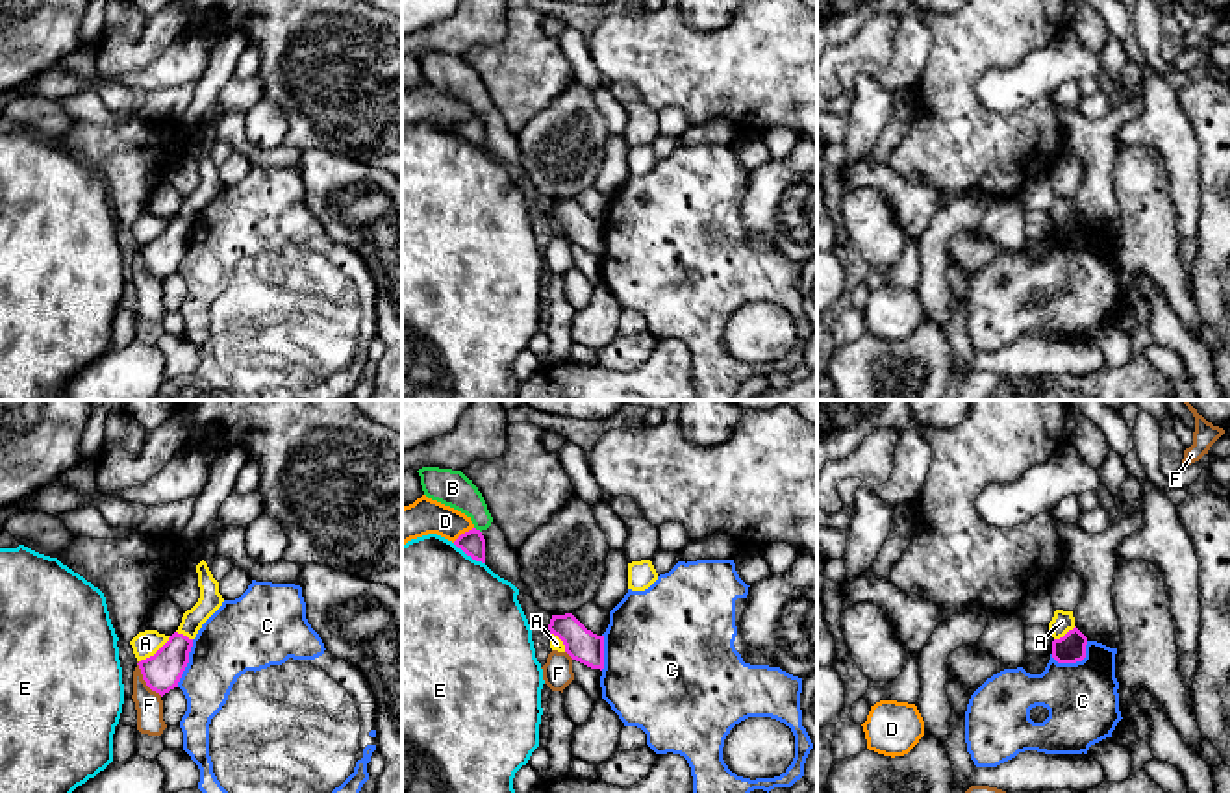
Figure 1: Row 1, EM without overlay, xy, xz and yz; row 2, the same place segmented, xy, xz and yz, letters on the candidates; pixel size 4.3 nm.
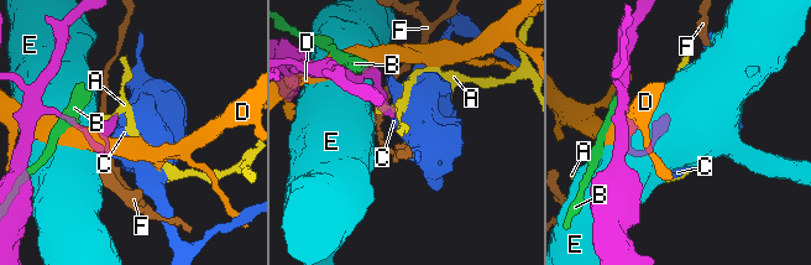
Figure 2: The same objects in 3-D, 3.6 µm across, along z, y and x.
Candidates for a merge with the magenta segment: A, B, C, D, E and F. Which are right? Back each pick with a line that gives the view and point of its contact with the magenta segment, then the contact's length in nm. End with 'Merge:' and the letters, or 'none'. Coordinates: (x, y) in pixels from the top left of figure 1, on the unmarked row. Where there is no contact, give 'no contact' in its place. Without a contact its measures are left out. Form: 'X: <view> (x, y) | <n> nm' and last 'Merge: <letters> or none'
Merge: none

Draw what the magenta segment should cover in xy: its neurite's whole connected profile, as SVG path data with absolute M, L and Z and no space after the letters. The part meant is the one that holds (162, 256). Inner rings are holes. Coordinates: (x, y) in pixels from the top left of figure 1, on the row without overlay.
M174 217L154 241L141 245L137 250L146 271L161 282L178 272L189 248L191 232L193 224Z

